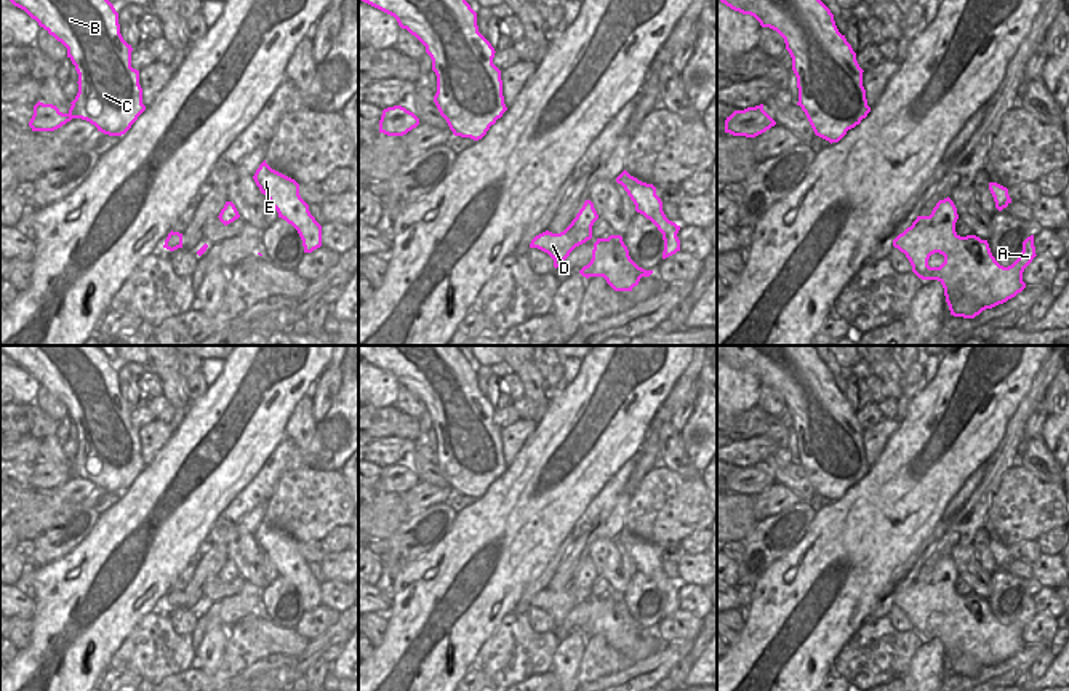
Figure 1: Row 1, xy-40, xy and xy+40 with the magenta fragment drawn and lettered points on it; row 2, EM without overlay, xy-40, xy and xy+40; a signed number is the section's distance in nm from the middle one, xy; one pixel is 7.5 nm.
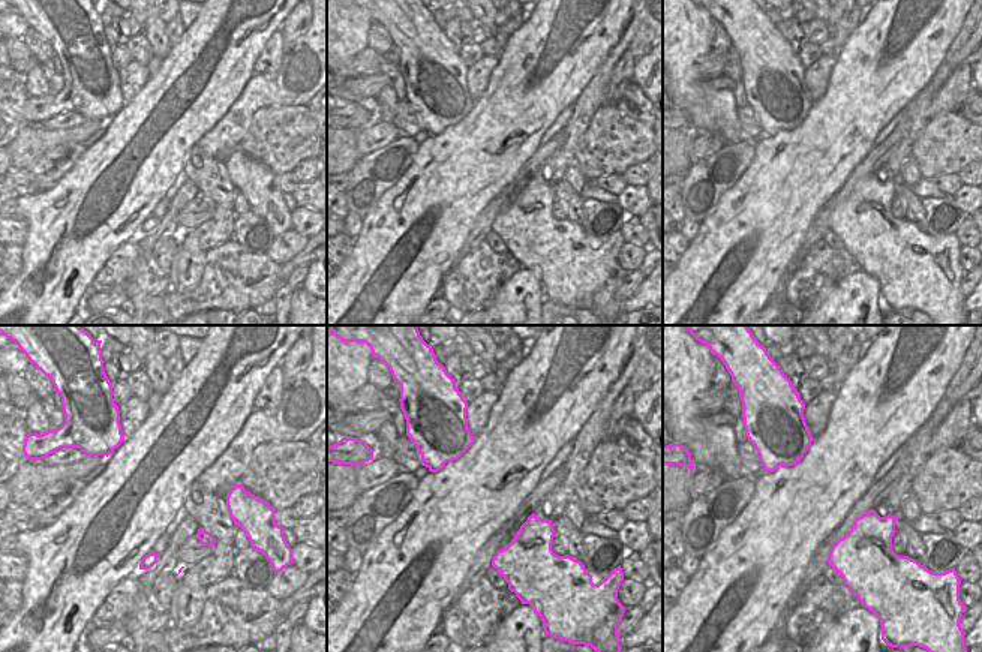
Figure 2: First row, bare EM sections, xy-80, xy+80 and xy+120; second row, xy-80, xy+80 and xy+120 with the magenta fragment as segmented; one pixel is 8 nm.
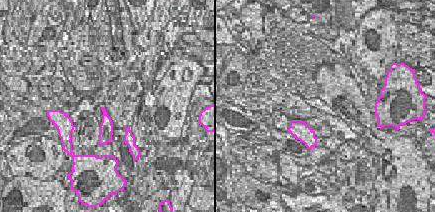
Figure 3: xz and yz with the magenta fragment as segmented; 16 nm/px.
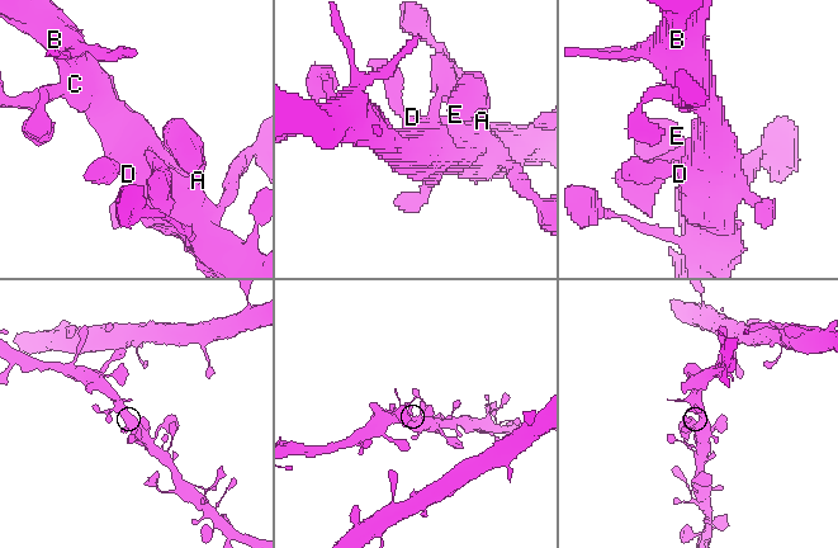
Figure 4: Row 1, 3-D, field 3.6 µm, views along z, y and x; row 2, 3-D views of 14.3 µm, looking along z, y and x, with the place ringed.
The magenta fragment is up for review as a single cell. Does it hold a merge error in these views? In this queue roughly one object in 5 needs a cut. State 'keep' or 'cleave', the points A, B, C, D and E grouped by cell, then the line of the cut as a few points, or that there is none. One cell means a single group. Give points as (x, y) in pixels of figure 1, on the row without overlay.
keep; groups A B C D E; cut none

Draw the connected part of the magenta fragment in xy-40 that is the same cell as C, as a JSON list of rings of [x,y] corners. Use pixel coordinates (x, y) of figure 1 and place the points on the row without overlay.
[[[0,346],[0,350],[67,406],[67,416],[78,432],[78,451],[69,470],[38,459],[29,480],[32,489],[54,489],[72,477],[82,477],[104,493],[125,493],[146,464],[139,429],[131,425],[133,406],[123,398],[118,371],[107,355],[98,346]]]

